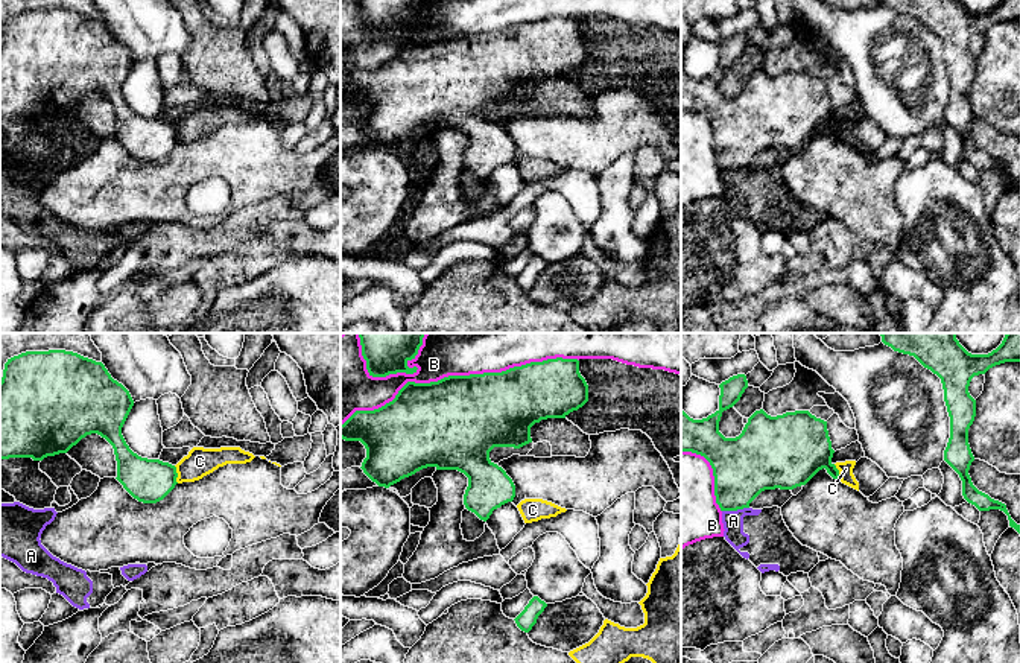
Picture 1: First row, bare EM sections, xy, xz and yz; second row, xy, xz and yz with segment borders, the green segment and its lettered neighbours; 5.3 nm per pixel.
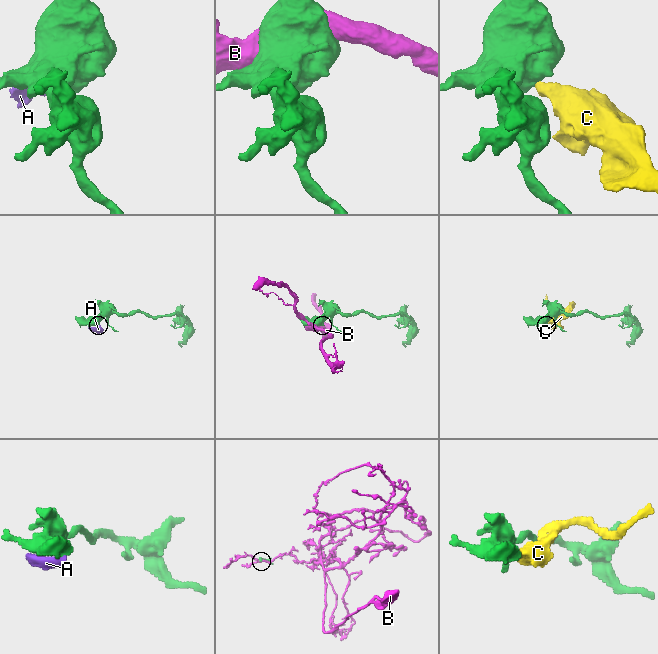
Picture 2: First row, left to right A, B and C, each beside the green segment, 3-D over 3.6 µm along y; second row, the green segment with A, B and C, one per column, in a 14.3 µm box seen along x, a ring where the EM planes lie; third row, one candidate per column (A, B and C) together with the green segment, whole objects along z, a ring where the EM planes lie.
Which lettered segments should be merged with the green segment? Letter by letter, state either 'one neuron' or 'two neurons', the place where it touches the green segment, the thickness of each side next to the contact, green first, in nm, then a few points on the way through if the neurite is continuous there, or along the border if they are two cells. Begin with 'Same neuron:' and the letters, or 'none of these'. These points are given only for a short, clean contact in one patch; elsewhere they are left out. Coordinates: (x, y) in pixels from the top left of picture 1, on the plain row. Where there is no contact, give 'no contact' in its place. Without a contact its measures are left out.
Same neuron: none of these
A: two neurons | yz (734, 169) | 320/110 nm
B: two neurons | xz (458, 35) | 480/200 nm
C: two neurons | xy (177, 134) | 240/150 nm | along xy (174, 125), (178, 142)

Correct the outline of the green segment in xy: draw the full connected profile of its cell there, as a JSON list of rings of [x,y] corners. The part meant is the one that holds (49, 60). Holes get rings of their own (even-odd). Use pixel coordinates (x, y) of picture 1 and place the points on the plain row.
[[[26,11],[8,18],[0,40],[0,119],[67,113],[82,97],[97,93],[114,108],[117,140],[138,161],[157,163],[178,143],[176,126],[134,113],[122,87],[134,65],[129,50],[114,40],[102,21],[73,11]]]

